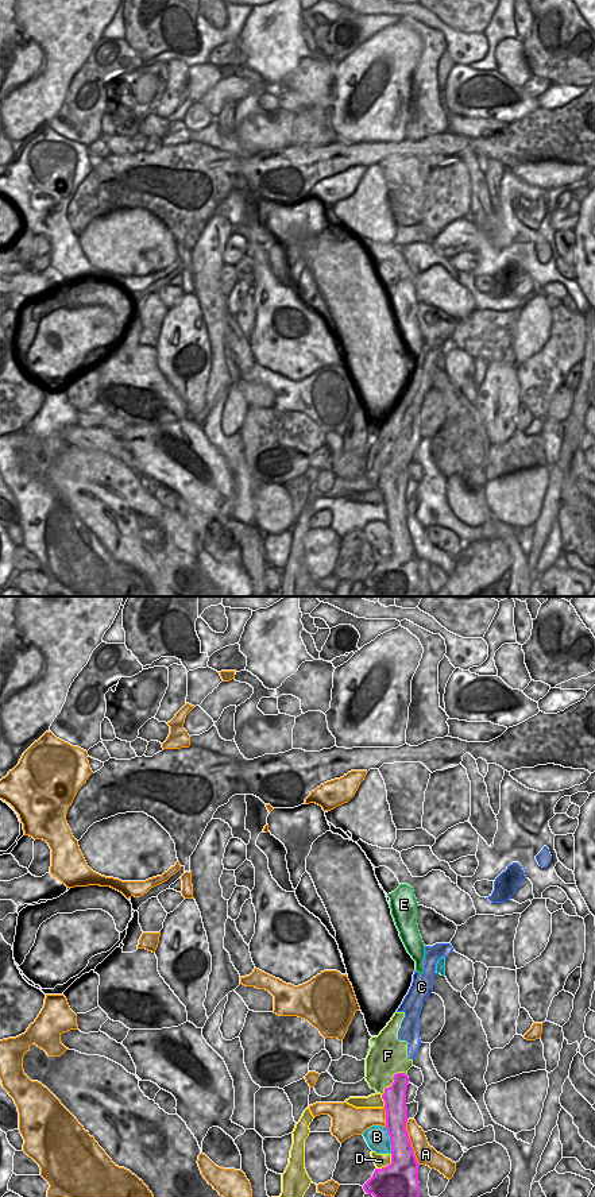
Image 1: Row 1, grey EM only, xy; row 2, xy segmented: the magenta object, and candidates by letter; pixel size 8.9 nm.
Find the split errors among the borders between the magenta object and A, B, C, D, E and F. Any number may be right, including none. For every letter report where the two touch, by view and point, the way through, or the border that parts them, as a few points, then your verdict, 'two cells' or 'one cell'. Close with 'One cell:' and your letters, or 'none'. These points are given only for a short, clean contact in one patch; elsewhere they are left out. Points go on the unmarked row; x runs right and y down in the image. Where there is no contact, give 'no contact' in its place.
A: meets magenta in xy at (410, 537); two cells
B: meets magenta in xy at (390, 536); two cells
C: meets magenta in xy at (424, 359); two cells
D: meets magenta in xy at (389, 560); two cells
E: meets magenta in xy at (424, 358); one cell
F: meets magenta in xy at (393, 474); two cells
One cell: E

